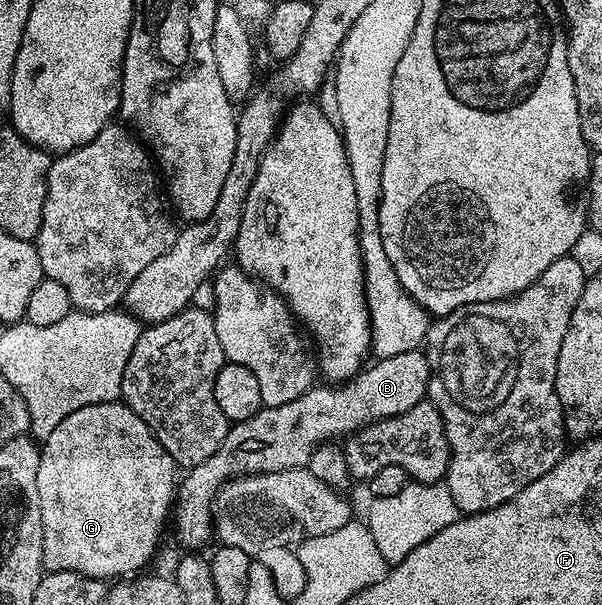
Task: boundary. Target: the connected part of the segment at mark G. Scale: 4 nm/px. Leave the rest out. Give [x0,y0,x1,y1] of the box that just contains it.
[39,402,175,581]

